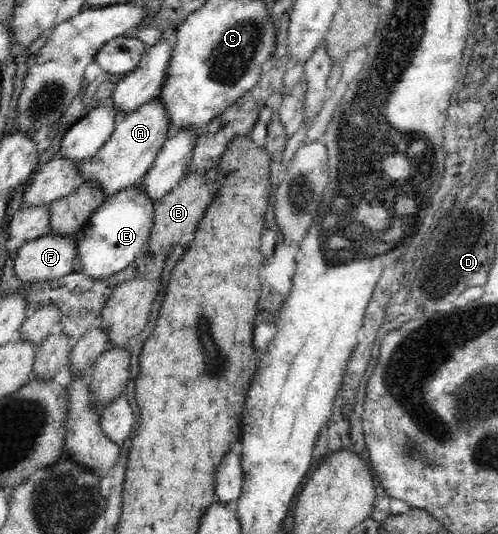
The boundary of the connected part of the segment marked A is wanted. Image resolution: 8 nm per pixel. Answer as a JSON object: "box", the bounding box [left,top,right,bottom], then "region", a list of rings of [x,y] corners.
{"box":[80,94,171,196],"region":[[[161,94],[153,96],[134,111],[117,117],[115,129],[103,147],[92,158],[80,160],[81,181],[97,180],[105,196],[140,183],[171,134],[170,127],[171,116]]]}

